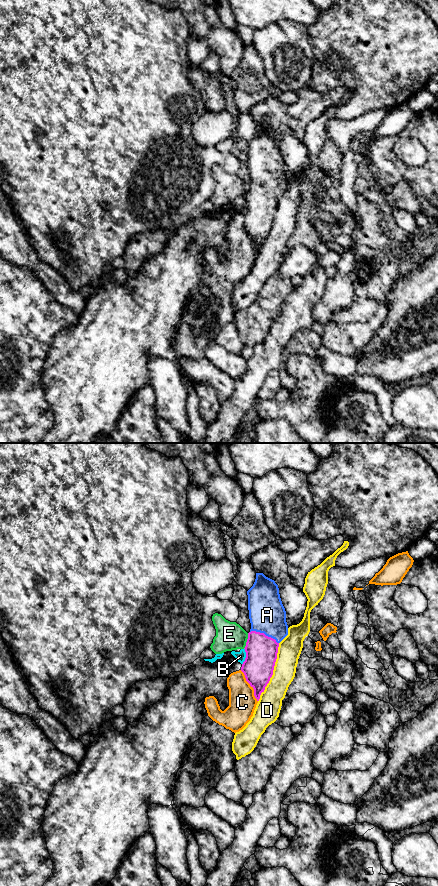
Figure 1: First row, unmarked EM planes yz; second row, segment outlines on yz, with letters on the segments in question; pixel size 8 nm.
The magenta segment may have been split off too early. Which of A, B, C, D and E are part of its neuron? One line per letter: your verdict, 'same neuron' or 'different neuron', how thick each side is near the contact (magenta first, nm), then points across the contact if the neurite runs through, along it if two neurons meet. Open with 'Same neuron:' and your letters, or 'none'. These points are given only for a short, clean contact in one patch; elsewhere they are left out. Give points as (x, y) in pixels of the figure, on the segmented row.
Same neuron: A
A: same neuron | 260/300 nm | across yz (261, 651), (263, 633), (267, 629), (267, 615)
B: different neuron | 260/80 nm | along yz (244, 648), (245, 660), (242, 664)
C: different neuron | 240/220 nm
D: different neuron | 260/190 nm
E: different neuron | 260/220 nm

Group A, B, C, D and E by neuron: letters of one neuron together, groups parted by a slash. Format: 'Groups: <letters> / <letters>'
Groups: A / B / C / D / E

